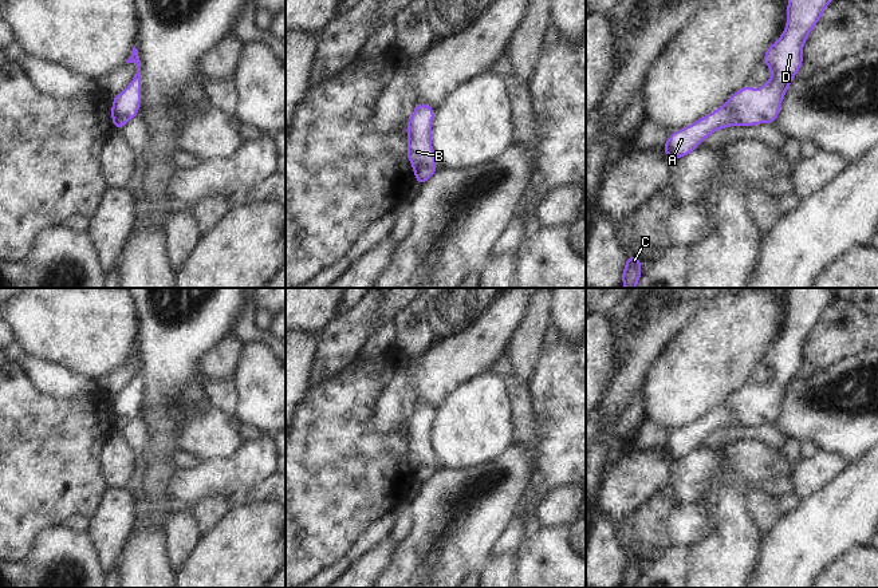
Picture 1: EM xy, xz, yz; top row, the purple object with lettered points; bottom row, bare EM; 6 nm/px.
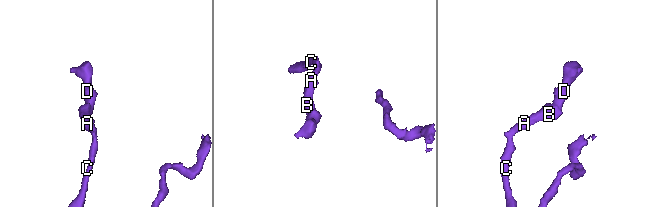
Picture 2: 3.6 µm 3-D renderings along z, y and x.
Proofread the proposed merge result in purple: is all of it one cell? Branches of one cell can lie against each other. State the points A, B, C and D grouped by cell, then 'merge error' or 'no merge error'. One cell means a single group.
A B C D; no merge error

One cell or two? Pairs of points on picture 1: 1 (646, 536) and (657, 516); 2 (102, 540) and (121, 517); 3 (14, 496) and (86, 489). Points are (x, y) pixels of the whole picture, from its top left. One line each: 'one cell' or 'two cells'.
1: one cell
2: one cell
3: one cell

